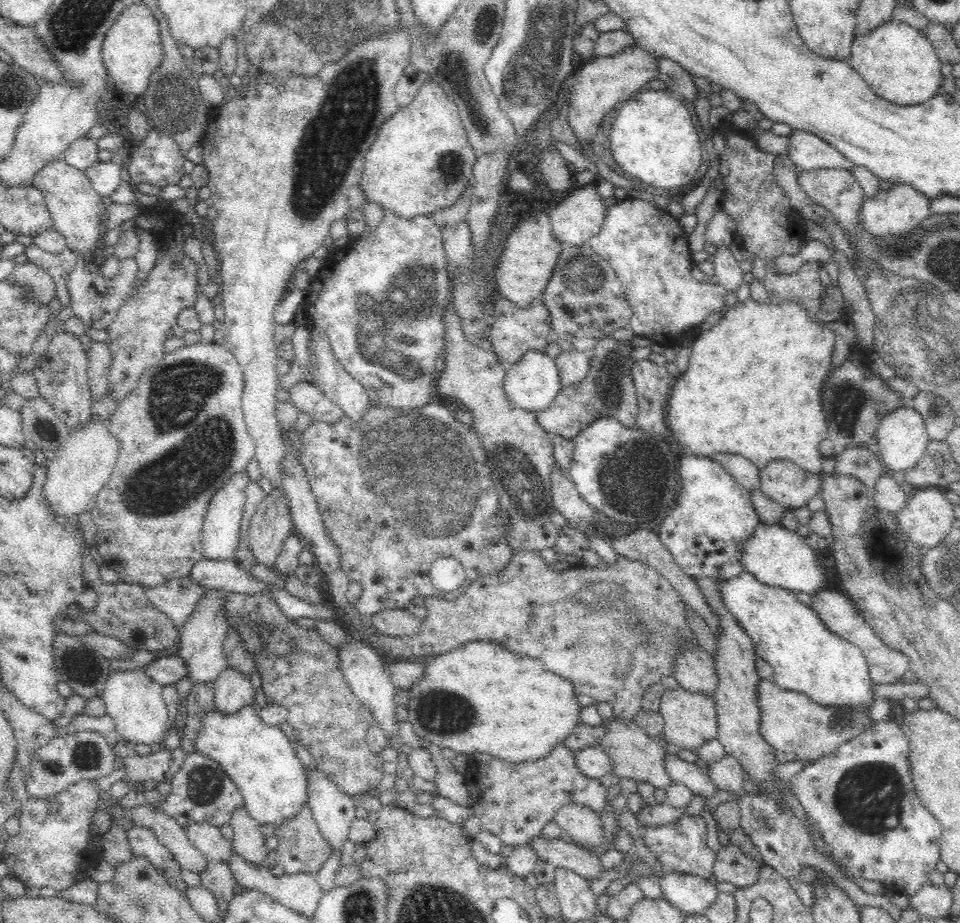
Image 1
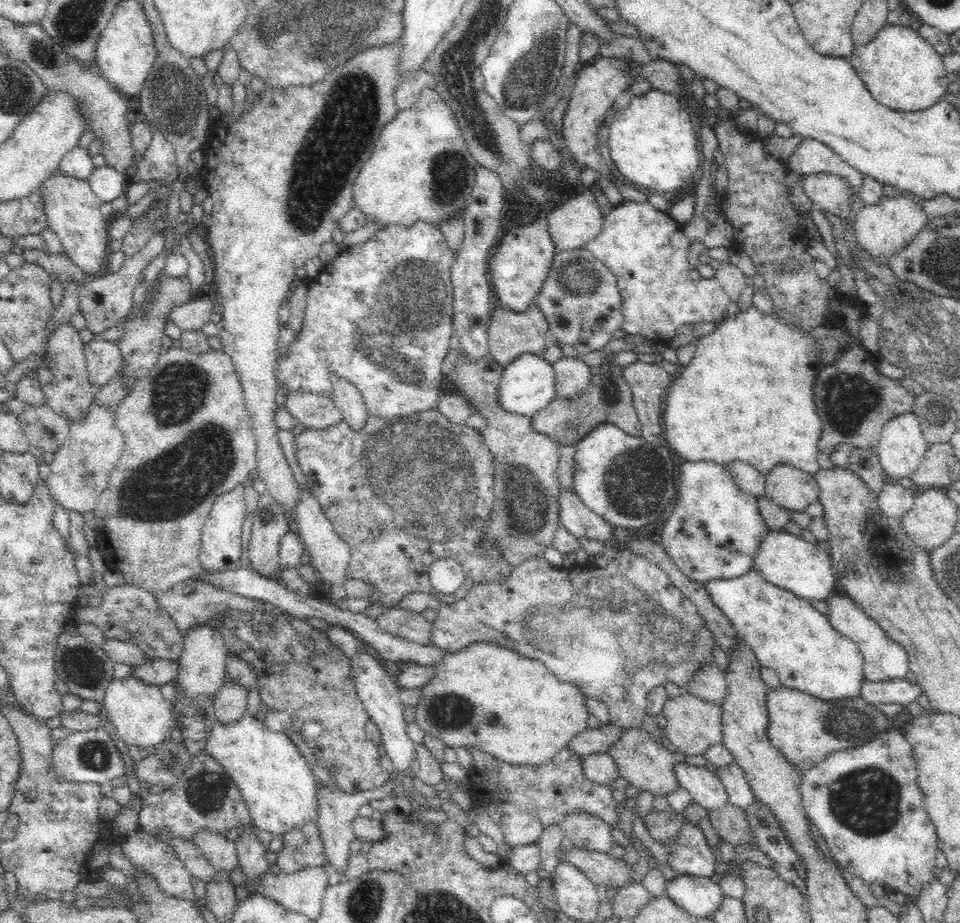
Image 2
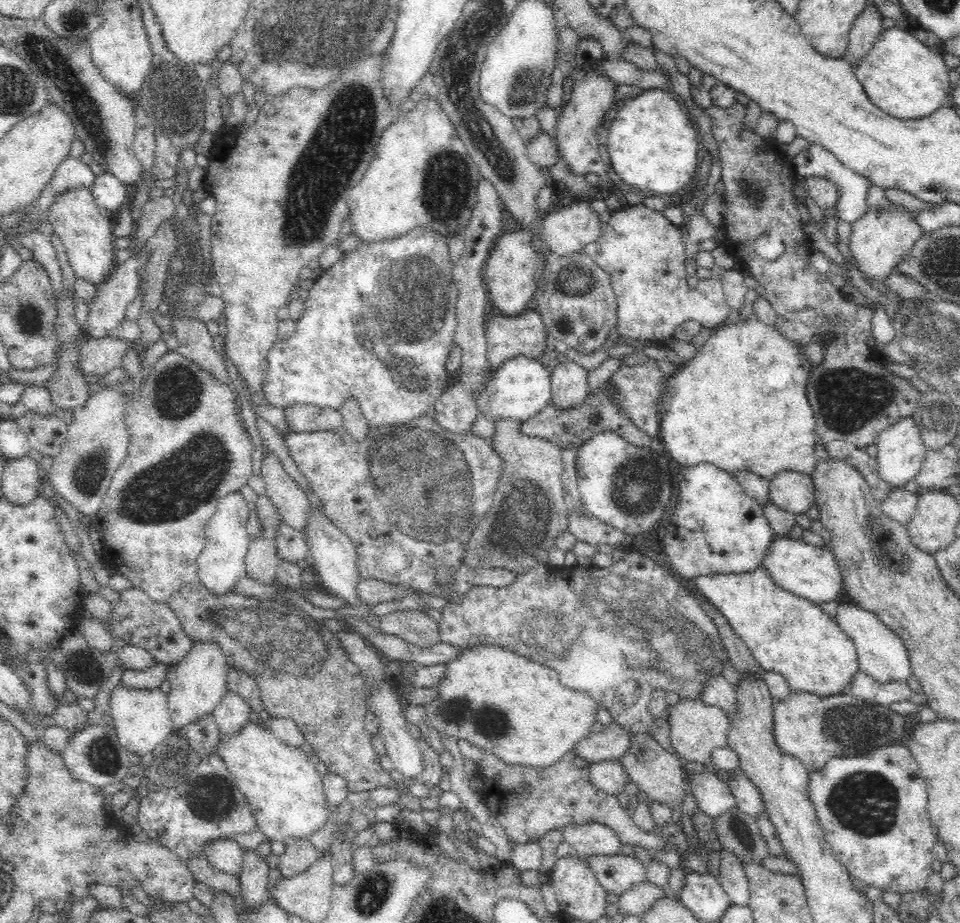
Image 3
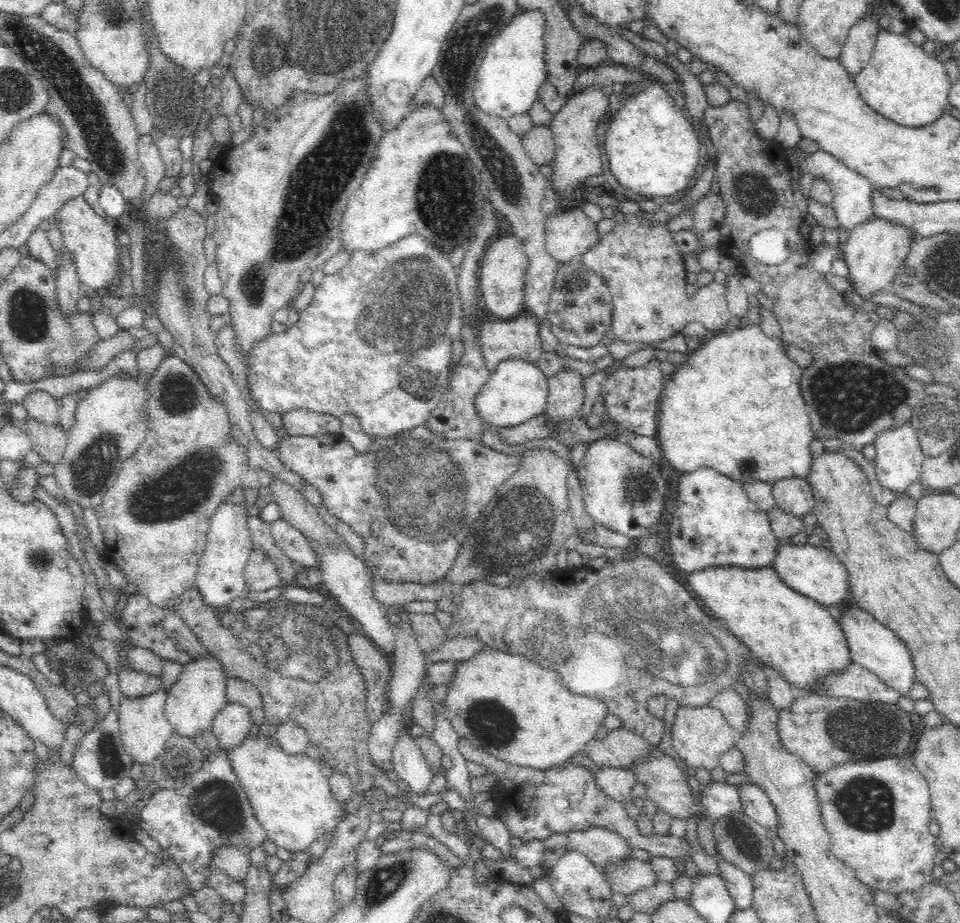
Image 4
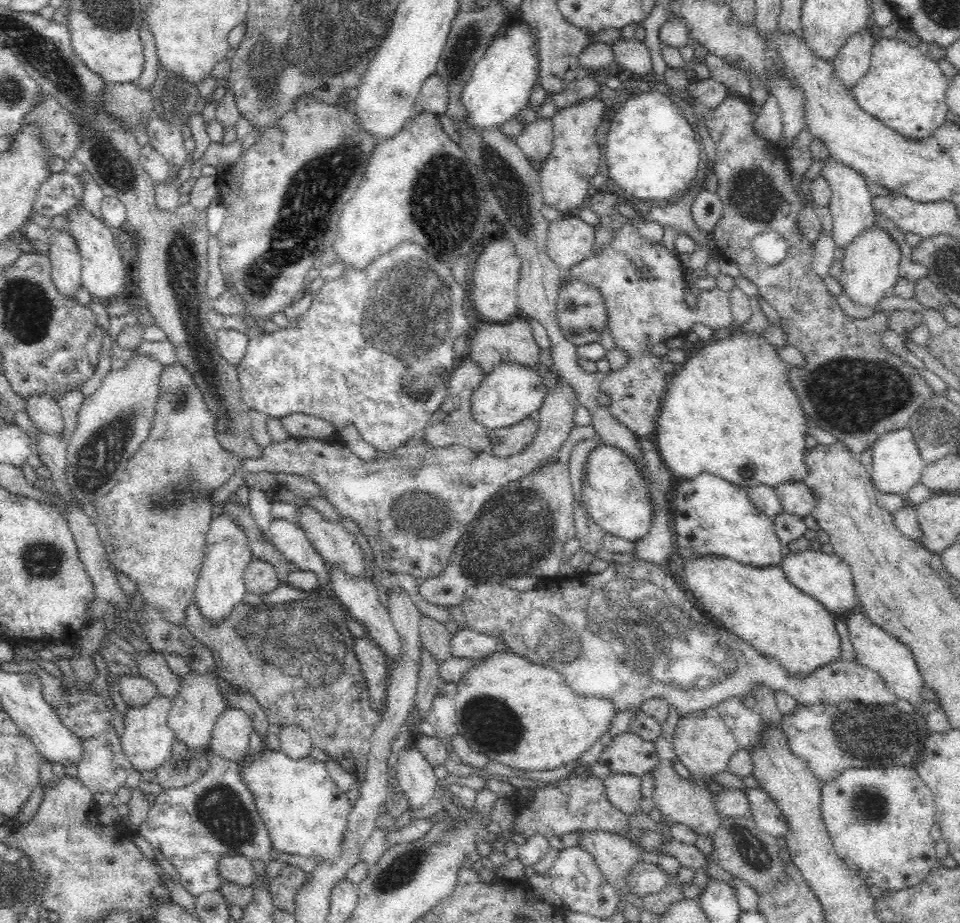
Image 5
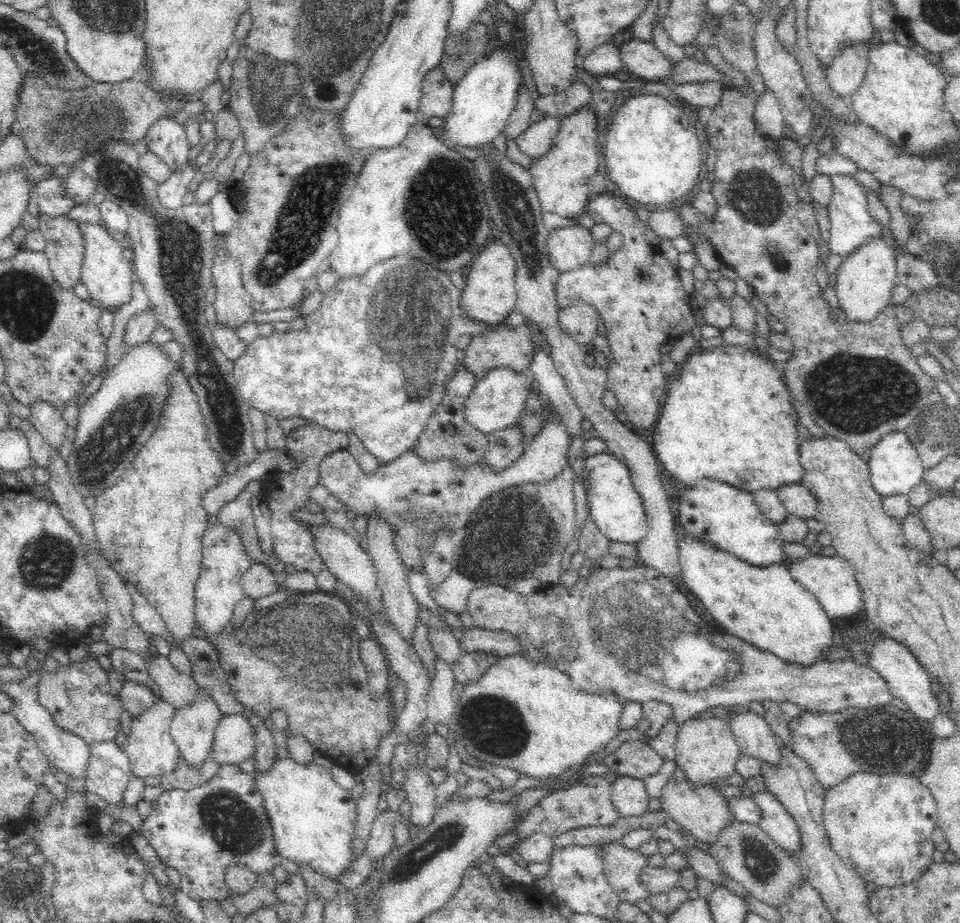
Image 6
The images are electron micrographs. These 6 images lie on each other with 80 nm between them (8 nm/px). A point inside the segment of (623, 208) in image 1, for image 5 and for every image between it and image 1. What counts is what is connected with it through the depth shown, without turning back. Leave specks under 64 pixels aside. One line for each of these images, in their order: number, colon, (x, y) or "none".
2: (646, 249)
3: (642, 251)
4: (644, 270)
5: (642, 284)

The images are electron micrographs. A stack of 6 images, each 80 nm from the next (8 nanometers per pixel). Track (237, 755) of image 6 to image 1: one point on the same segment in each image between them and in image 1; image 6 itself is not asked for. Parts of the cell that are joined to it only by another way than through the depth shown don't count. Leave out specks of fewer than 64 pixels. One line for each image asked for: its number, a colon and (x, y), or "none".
1: (232, 690)
2: (230, 701)
3: (232, 714)
4: (231, 725)
5: (230, 738)

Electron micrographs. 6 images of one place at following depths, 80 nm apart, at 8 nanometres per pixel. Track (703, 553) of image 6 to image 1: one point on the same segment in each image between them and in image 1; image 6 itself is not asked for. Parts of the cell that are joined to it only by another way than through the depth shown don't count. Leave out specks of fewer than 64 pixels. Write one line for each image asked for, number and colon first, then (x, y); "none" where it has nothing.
1: (806, 657)
2: (786, 633)
3: (785, 633)
4: (797, 637)
5: (758, 604)

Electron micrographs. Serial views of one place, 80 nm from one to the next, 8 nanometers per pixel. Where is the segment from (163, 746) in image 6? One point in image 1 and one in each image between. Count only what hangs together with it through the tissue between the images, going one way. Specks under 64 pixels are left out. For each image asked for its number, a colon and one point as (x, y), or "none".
1: (132, 699)
2: (142, 717)
3: (141, 718)
4: (143, 724)
5: (147, 740)

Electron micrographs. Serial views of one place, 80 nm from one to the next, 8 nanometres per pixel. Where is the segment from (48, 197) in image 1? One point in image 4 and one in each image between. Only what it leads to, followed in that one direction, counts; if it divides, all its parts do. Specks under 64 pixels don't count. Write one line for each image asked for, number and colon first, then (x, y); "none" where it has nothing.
2: (74, 212)
3: (85, 230)
4: (91, 240)

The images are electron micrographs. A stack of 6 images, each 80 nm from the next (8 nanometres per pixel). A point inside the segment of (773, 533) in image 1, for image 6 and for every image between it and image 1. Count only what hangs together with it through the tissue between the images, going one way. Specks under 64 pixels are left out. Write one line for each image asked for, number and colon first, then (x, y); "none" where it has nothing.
2: (785, 560)
3: (811, 572)
4: (817, 573)
5: (827, 578)
6: (831, 580)

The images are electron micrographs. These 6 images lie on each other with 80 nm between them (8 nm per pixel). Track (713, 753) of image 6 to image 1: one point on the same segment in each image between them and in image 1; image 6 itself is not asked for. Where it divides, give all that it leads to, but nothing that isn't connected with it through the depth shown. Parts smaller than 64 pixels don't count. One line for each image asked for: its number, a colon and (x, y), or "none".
1: (690, 718)
2: (693, 724)
3: (696, 729)
4: (700, 734)
5: (702, 742)

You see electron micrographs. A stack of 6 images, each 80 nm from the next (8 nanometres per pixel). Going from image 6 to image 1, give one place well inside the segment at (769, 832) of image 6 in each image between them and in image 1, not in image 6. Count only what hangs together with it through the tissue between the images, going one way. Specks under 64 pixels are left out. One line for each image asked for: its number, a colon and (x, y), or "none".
1: (728, 774)
2: (740, 794)
3: (747, 798)
4: (755, 803)
5: (767, 815)

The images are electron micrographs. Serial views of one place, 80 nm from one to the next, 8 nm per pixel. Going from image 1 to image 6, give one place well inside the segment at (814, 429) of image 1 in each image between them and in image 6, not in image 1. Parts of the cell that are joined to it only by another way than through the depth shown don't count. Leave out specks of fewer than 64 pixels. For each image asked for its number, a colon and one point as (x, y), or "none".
2: (746, 395)
3: (740, 404)
4: (734, 405)
5: (729, 410)
6: (728, 416)

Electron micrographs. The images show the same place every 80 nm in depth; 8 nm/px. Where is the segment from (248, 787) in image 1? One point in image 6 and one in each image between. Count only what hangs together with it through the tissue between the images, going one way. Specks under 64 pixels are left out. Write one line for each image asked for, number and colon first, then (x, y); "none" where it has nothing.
2: (279, 788)
3: (284, 789)
4: (290, 794)
5: (305, 813)
6: (313, 818)

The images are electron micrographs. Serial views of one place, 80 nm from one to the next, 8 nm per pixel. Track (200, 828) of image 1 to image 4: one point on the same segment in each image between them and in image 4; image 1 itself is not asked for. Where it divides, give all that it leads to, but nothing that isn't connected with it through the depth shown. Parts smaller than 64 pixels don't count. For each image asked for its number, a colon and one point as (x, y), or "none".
2: (221, 853)
3: (226, 855)
4: (234, 861)

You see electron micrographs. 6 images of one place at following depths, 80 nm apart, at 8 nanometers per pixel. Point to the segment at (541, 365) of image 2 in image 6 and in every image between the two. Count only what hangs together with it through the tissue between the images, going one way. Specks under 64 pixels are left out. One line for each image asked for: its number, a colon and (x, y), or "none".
3: (521, 387)
4: (517, 390)
5: (512, 392)
6: (496, 401)

